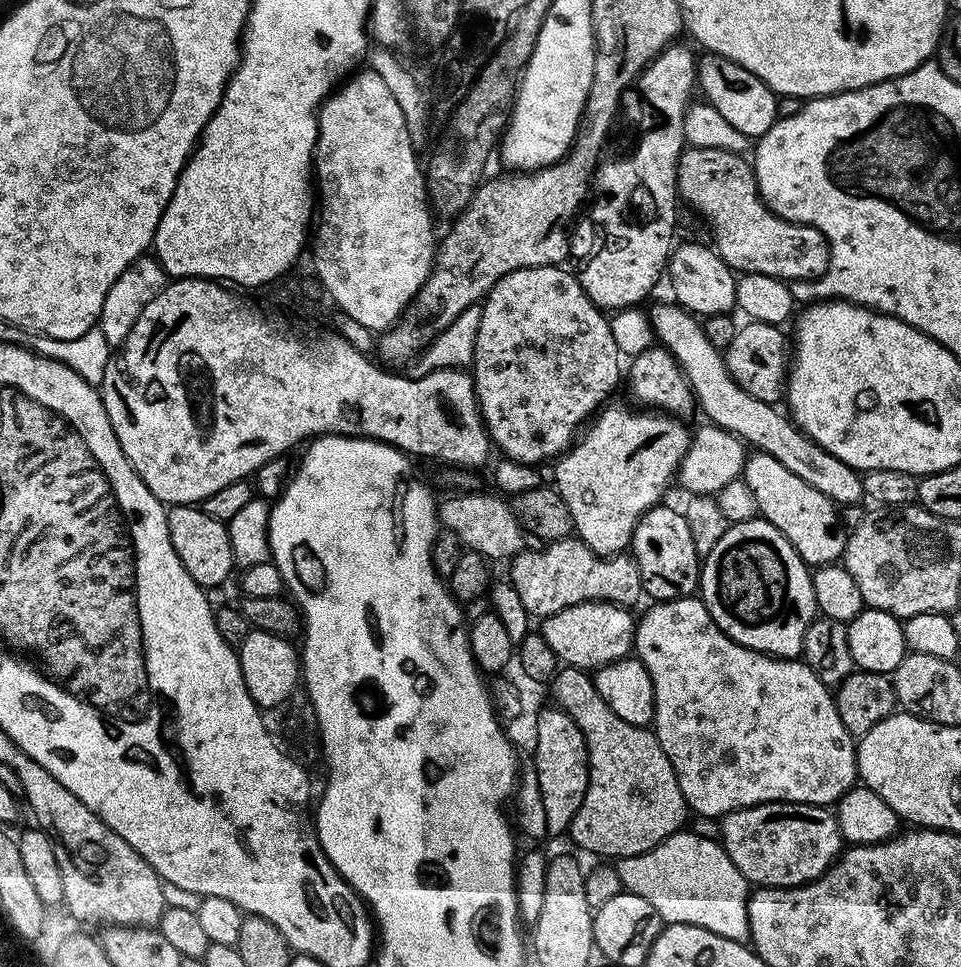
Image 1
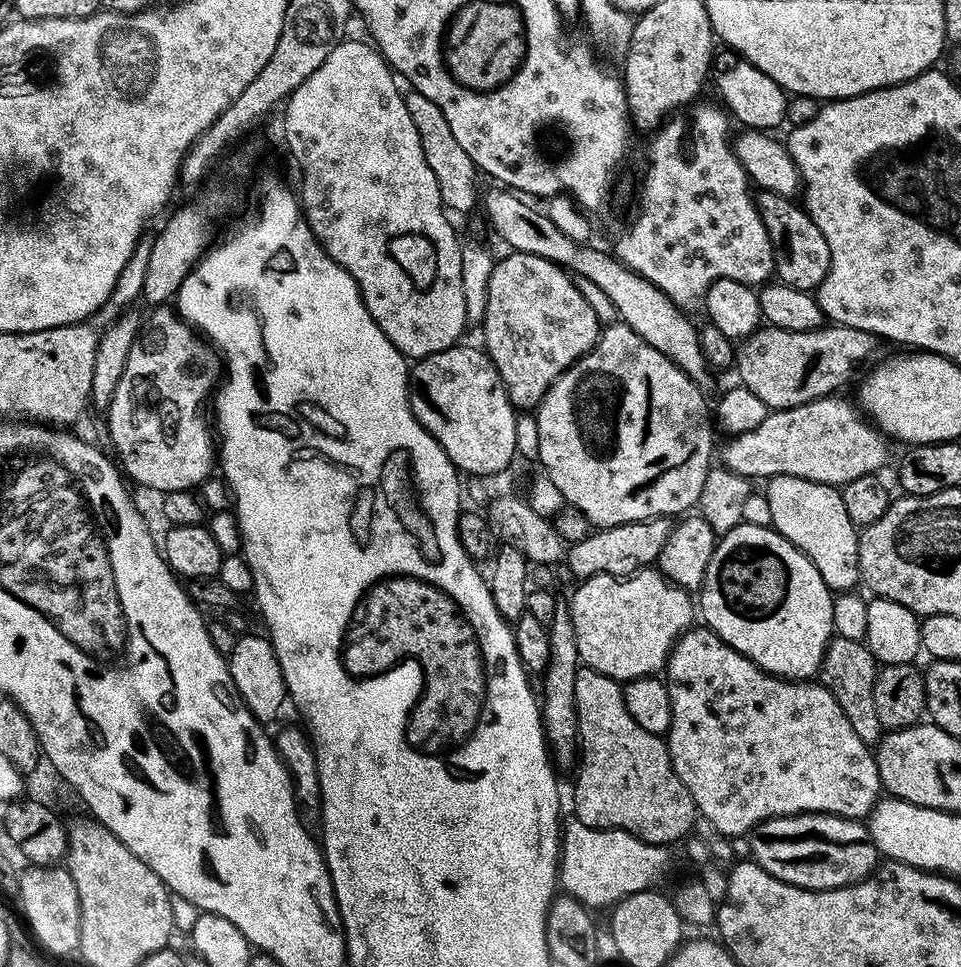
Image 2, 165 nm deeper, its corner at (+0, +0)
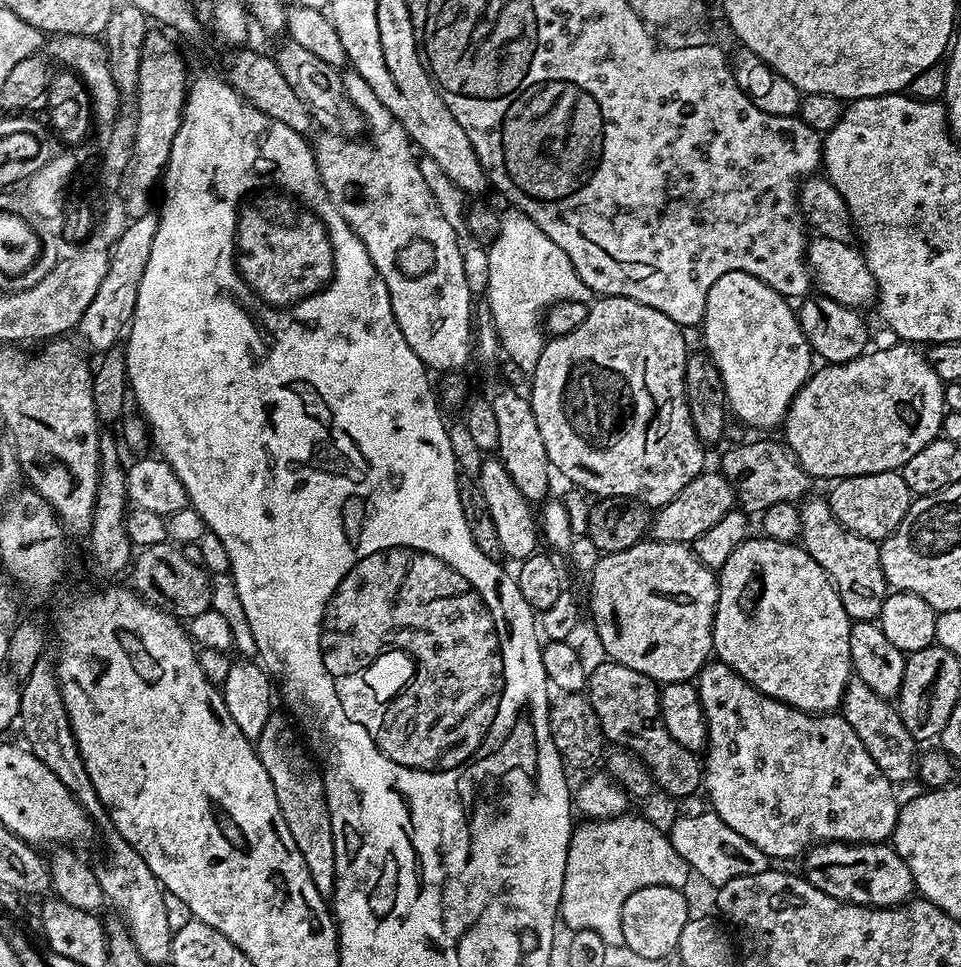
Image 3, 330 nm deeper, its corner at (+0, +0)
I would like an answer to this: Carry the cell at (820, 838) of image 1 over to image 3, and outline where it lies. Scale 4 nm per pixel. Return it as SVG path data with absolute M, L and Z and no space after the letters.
M818 844L808 849L803 857L806 879L822 894L845 904L863 904L865 908L899 908L913 895L912 875L895 848L879 844Z

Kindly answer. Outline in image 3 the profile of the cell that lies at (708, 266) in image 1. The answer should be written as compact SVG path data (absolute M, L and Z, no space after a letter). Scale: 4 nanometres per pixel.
M727 272L710 286L704 307L704 344L718 374L722 374L724 399L733 417L752 428L772 428L781 423L798 390L814 371L814 353L802 334L799 315L787 299L745 272Z

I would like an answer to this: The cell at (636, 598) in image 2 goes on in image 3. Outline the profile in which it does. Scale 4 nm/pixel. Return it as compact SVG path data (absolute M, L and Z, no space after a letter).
M651 538L641 539L640 543L630 546L630 550L618 550L601 555L598 566L594 566L594 570L590 573L590 580L592 580L592 589L588 592L588 608L592 611L592 624L596 627L596 636L600 639L601 646L604 647L605 653L603 655L607 659L622 666L630 666L630 670L638 670L638 674L646 674L660 686L682 682L683 680L695 681L696 675L699 674L705 664L709 663L714 652L712 647L712 623L716 613L716 603L720 597L720 586L717 573L706 567L689 545L662 542Z

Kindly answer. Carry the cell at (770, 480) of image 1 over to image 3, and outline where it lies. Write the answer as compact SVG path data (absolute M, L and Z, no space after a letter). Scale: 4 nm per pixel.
M805 499L799 505L799 539L802 541L804 551L808 552L810 558L814 558L814 562L818 562L818 566L822 566L824 573L832 579L832 585L836 588L849 620L875 621L882 610L882 602L890 591L882 574L880 544L844 528L831 512L827 499L812 499Z

